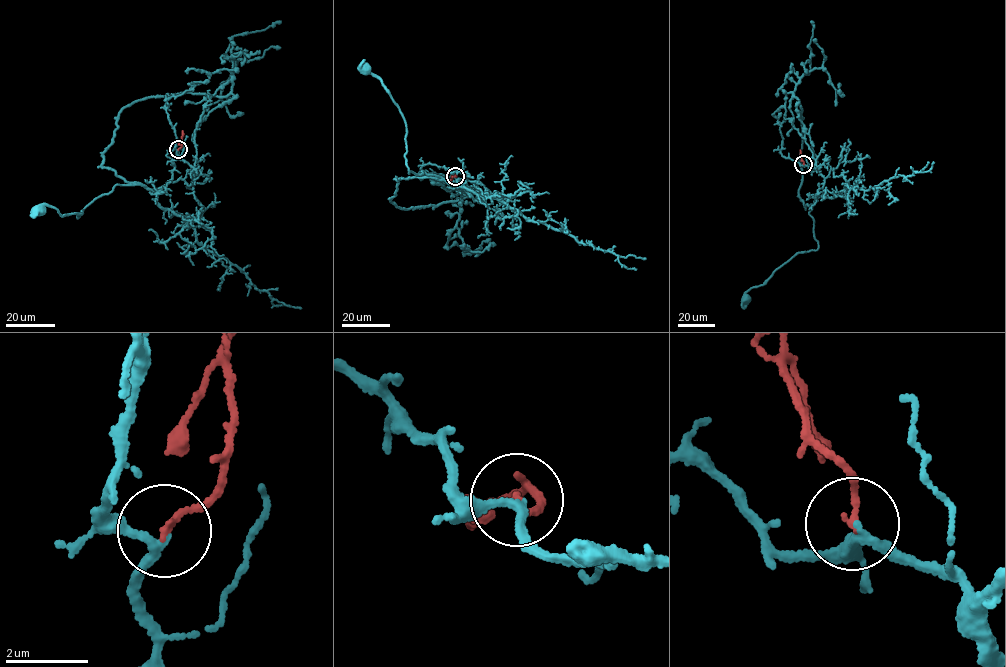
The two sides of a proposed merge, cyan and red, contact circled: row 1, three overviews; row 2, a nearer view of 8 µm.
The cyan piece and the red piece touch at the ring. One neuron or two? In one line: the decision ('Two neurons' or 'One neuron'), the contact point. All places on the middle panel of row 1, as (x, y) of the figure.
One neuron. Place: (455, 176)

